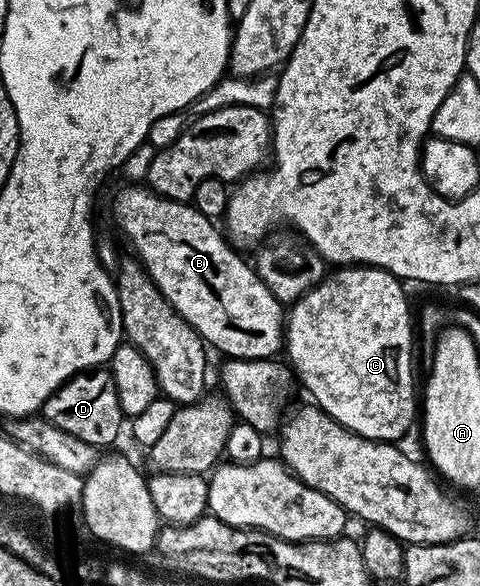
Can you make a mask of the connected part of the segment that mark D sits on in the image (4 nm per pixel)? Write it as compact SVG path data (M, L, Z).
M112 368L86 369L83 373L76 373L70 381L64 381L45 401L43 416L55 427L67 431L67 435L83 439L83 443L98 447L111 444L120 435L123 422Z

